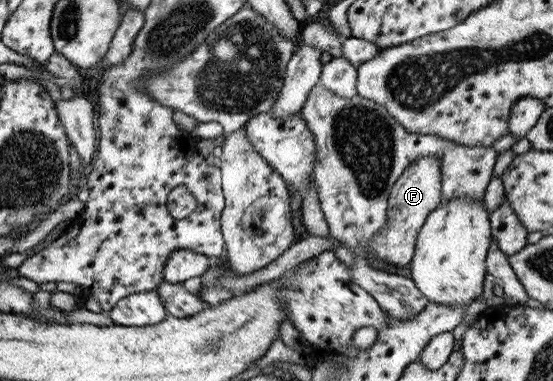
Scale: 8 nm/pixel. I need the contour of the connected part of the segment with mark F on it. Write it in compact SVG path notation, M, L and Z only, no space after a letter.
M423 157L407 167L398 175L387 198L386 224L376 231L368 241L370 251L397 267L407 267L411 261L417 232L430 211L433 211L441 199L440 165L435 157Z

